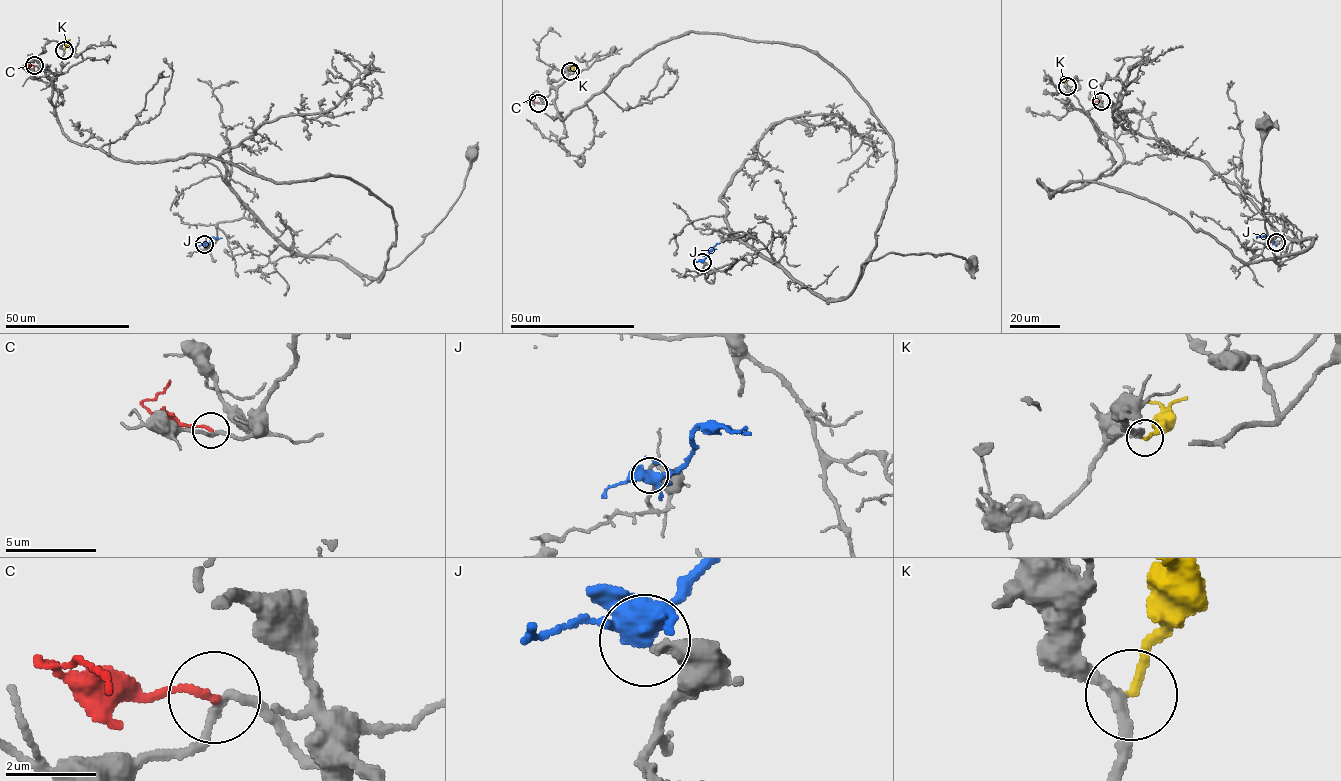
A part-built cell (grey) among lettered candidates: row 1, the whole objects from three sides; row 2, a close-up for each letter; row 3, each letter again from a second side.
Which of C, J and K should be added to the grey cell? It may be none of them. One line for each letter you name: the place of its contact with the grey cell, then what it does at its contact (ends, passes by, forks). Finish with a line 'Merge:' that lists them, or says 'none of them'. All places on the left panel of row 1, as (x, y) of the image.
K: contact (64, 50); it ends
Merge: K

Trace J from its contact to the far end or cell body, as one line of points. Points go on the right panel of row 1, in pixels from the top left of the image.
J: (1276, 242), (1256, 236)

